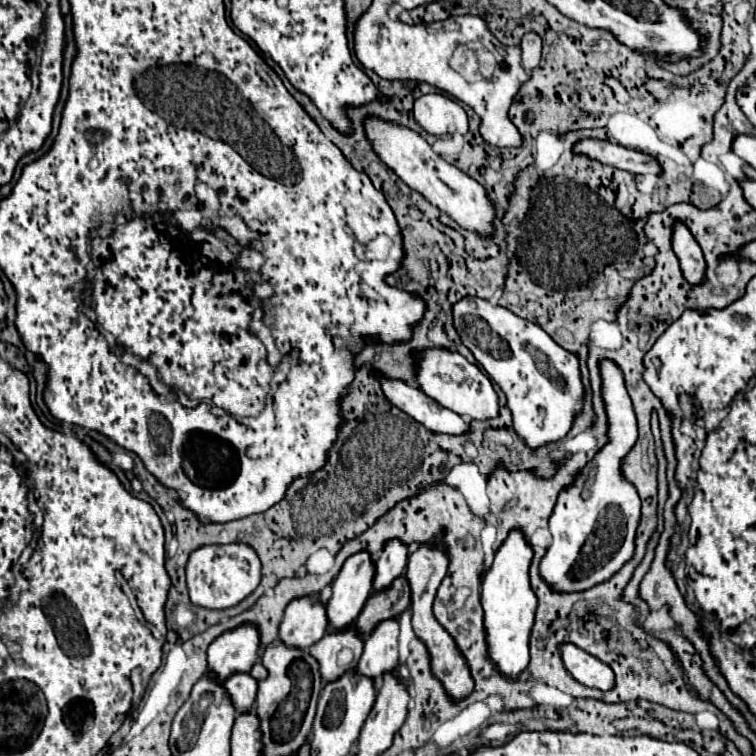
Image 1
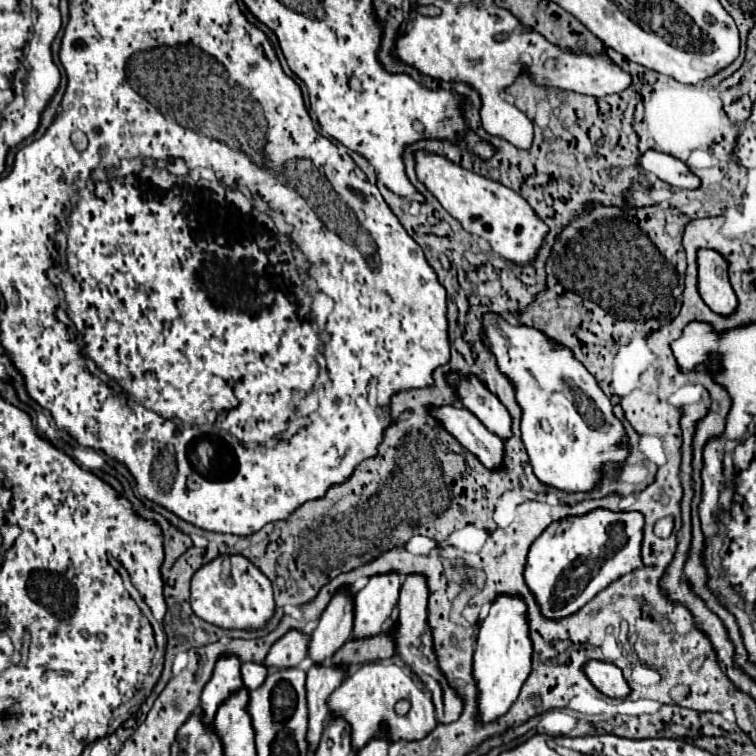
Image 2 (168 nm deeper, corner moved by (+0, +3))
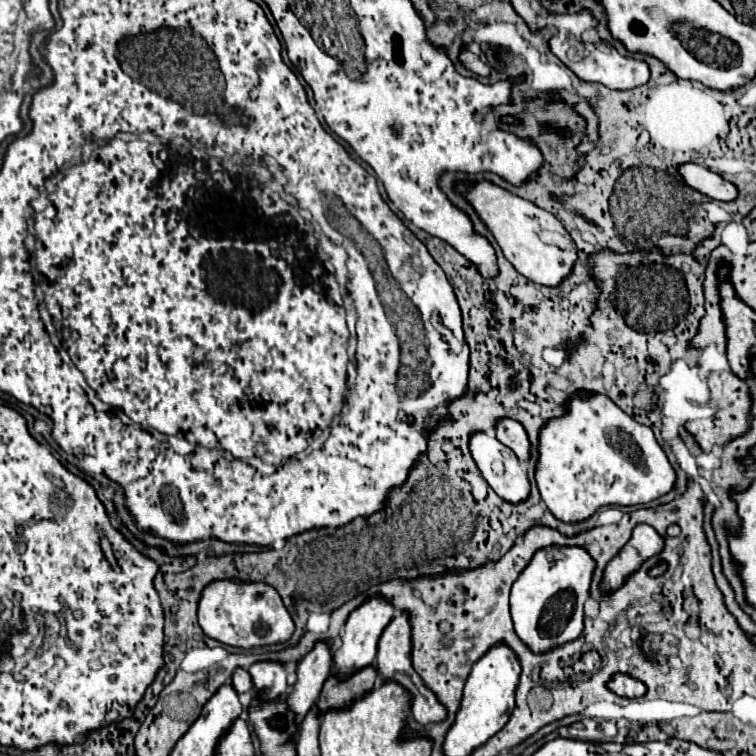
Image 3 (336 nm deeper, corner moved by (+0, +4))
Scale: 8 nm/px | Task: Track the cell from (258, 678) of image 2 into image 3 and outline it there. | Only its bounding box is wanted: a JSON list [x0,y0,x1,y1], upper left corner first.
[231,668,253,694]

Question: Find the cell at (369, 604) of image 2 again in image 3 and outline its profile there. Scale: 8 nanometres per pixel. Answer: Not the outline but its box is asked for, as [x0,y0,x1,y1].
[333,596,395,676]

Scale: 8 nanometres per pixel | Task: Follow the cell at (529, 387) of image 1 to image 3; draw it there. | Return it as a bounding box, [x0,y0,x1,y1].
[535,390,675,522]

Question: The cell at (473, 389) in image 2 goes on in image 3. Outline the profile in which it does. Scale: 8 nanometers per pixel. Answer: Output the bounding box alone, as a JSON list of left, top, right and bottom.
[495,418,529,460]

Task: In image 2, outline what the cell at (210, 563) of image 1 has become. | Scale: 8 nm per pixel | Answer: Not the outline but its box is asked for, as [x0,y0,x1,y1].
[191,555,275,629]

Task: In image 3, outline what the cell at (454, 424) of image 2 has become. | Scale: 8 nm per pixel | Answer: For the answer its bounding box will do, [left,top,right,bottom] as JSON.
[469,432,529,502]

